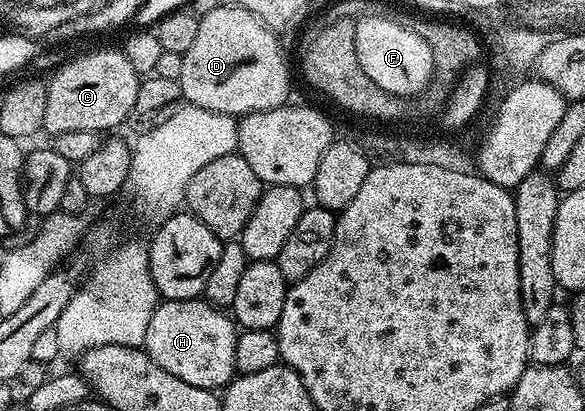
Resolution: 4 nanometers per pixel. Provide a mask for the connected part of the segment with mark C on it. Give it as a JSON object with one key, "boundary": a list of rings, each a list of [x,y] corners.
{"boundary":[[[101,48],[98,52],[85,52],[74,60],[69,60],[47,83],[47,114],[45,115],[44,131],[54,137],[67,130],[91,130],[92,132],[108,133],[108,128],[124,125],[131,114],[131,106],[135,106],[135,94],[139,77],[137,71],[127,62],[124,51],[113,48]]]}

